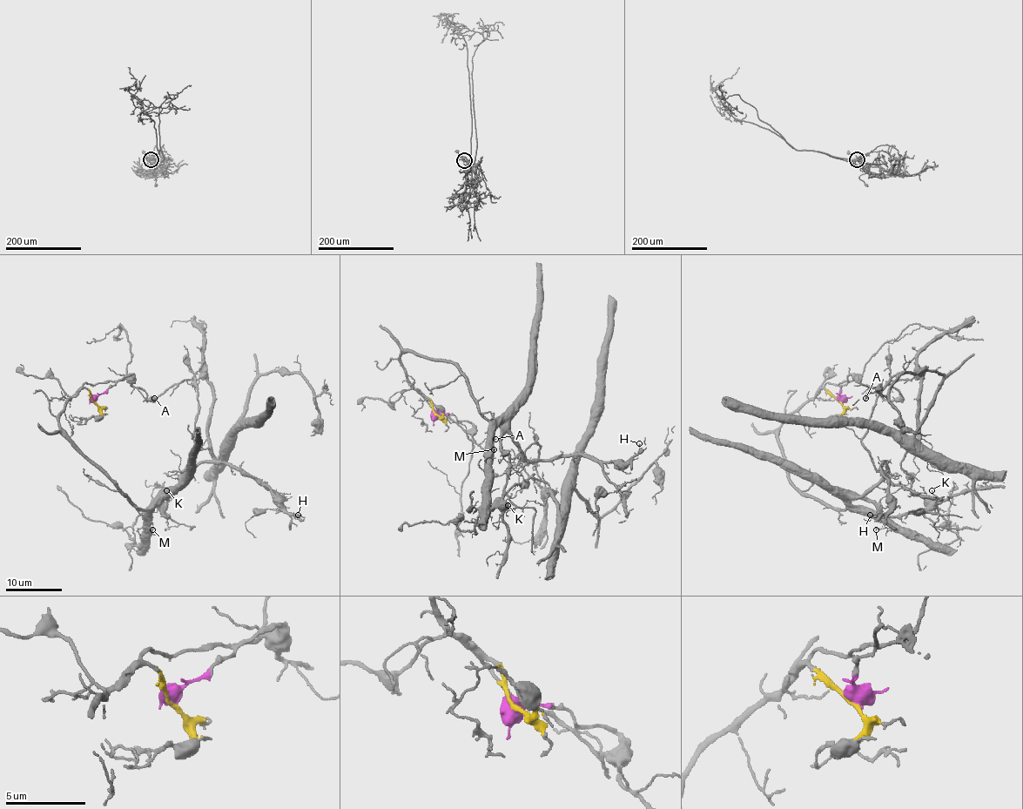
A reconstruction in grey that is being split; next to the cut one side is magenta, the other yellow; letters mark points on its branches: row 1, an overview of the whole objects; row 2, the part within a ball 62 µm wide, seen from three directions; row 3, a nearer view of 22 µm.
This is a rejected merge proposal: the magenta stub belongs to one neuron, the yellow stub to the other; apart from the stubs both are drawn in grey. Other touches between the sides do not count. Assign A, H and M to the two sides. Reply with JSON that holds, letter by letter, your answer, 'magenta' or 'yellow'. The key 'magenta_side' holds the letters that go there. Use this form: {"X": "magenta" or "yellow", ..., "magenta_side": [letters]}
{"A": "magenta", "H": "yellow", "M": "yellow", "magenta_side": ["A"]}

